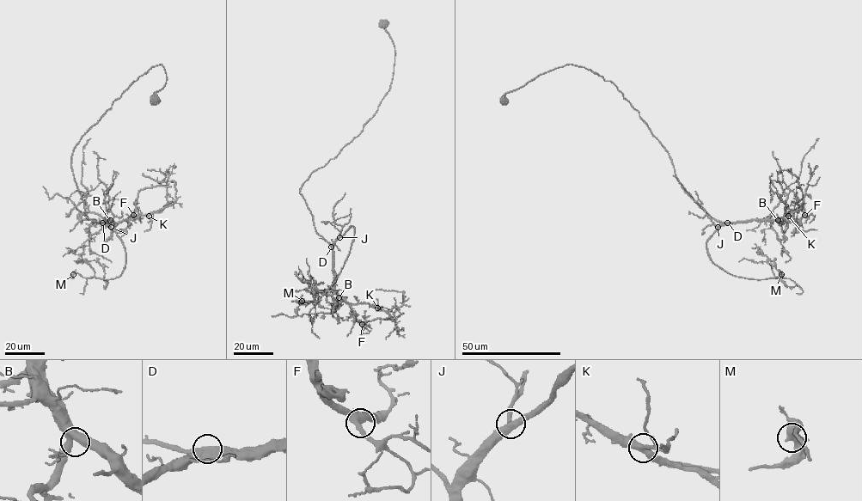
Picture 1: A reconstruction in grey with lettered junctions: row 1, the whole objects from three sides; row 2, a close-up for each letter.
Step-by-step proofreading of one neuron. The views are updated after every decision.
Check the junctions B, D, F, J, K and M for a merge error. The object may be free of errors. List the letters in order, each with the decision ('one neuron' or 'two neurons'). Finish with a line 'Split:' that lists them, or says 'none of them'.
B: one neuron
D: one neuron
F: one neuron
J: one neuron
K: one neuron
M: one neuron
Split: none of them

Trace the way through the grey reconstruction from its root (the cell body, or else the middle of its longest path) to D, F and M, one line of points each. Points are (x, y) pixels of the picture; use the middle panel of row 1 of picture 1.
D: (384, 23), (394, 48), (389, 90), (362, 132), (334, 158), (314, 170), (300, 189), (314, 230), (332, 247)
F: (384, 23), (394, 48), (389, 90), (362, 132), (300, 192), (330, 245), (335, 291), (362, 324)
M: (384, 23), (394, 48), (389, 90), (300, 189), (331, 244), (354, 228), (335, 281), (314, 303), (302, 301)

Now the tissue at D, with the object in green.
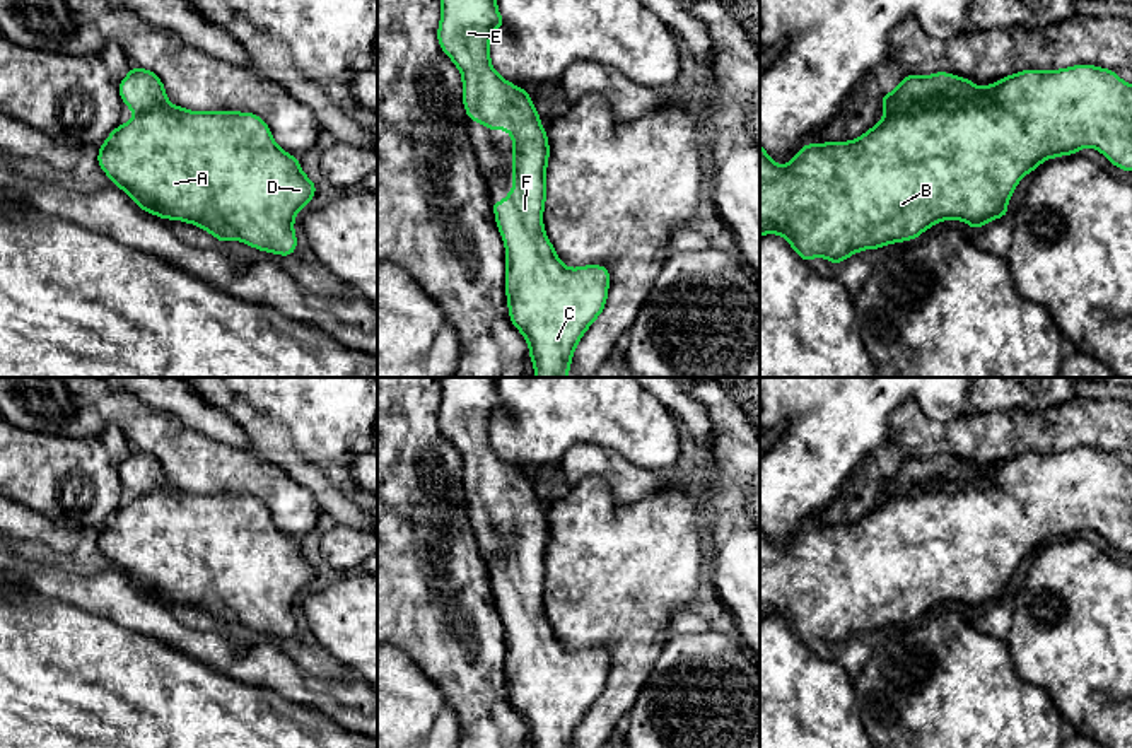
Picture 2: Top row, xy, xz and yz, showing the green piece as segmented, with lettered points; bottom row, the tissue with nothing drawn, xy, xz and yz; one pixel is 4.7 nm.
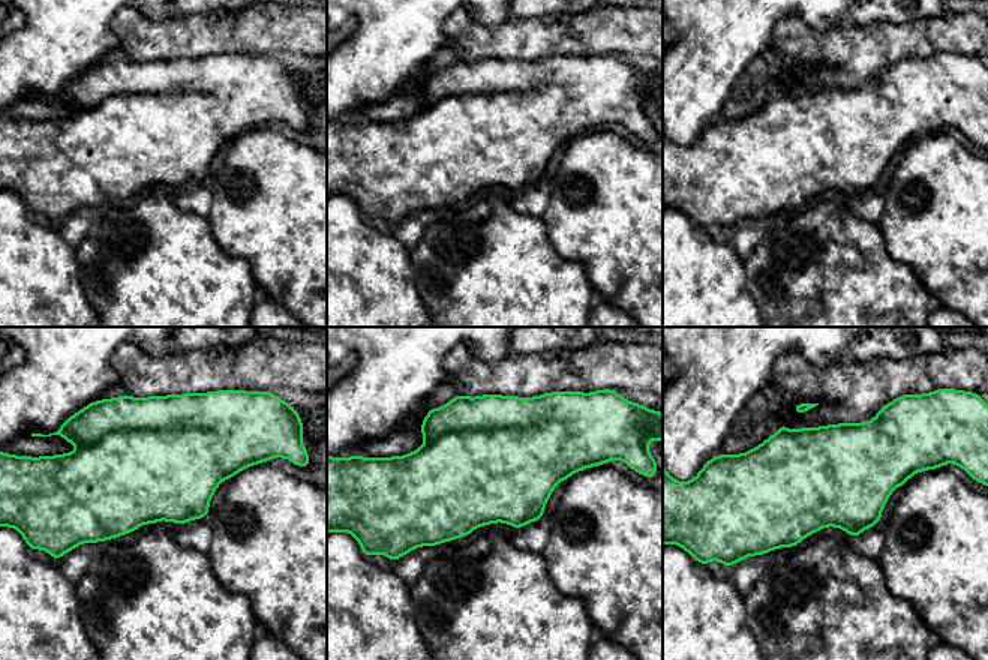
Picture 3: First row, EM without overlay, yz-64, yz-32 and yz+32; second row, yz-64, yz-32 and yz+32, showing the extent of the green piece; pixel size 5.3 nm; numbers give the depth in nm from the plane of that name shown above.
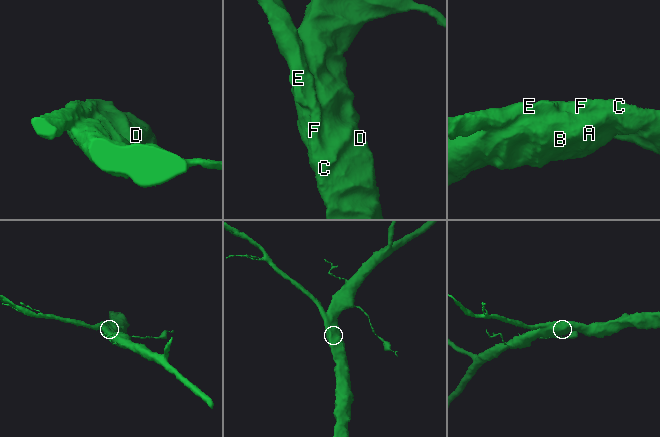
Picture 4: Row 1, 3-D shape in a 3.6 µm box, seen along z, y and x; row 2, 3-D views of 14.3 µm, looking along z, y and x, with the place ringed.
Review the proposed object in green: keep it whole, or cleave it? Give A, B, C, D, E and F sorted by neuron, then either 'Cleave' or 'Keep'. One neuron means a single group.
Groups: A B C D E F. Keep

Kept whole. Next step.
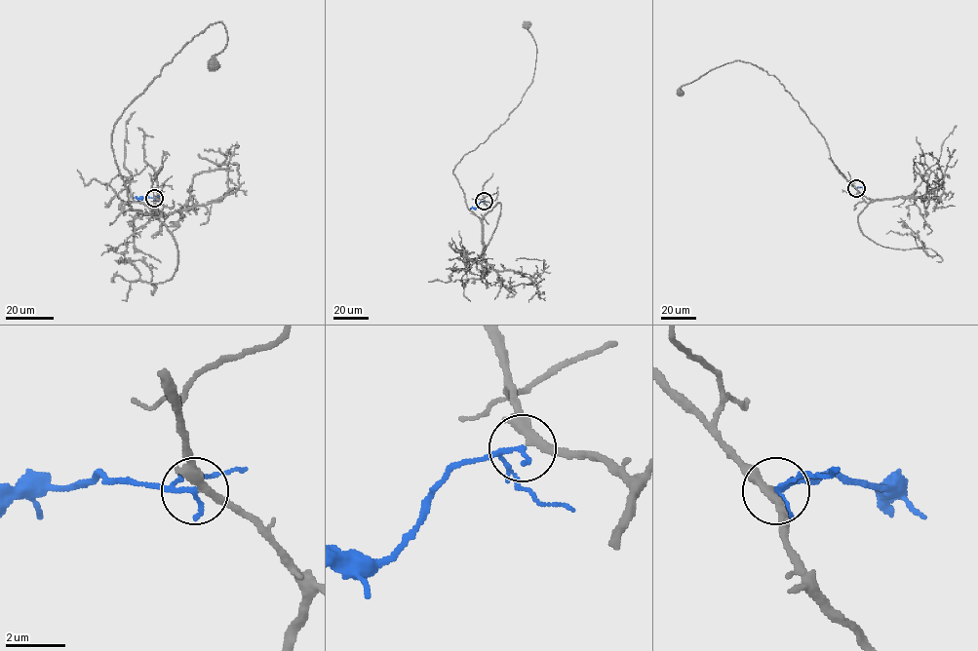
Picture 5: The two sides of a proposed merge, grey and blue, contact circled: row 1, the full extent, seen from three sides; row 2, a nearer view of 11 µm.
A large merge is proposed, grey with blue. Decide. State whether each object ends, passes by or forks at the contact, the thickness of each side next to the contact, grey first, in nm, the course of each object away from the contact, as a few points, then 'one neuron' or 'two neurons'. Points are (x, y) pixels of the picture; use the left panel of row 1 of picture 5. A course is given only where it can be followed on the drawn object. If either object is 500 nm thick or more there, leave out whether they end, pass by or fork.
grey passes by; blue passes by; 300 nm thick on the grey side, 140 nm on the other; grey runs (155, 198), (159, 218), (131, 206), (111, 145), (115, 122), (218, 21), (227, 43), (214, 66); blue runs (154, 198), (134, 197); one neuron

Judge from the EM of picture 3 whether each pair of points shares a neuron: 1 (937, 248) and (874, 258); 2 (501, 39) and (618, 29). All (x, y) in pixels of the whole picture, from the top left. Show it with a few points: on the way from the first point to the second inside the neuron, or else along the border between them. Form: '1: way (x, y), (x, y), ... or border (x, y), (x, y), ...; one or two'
1: border (877, 225), (885, 249), (918, 276); two
2: way (529, 39), (589, 33); one

